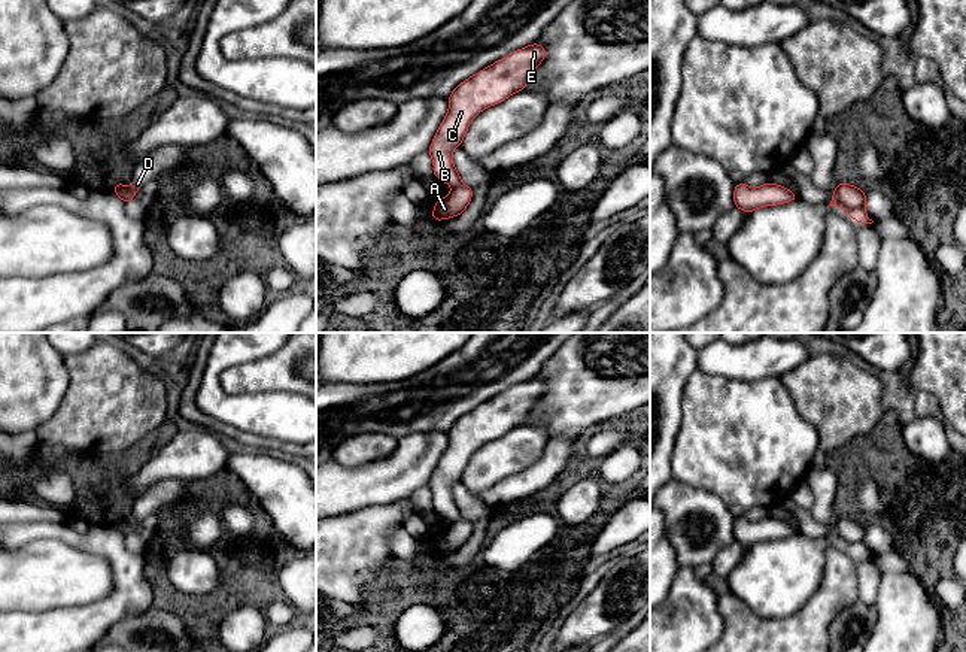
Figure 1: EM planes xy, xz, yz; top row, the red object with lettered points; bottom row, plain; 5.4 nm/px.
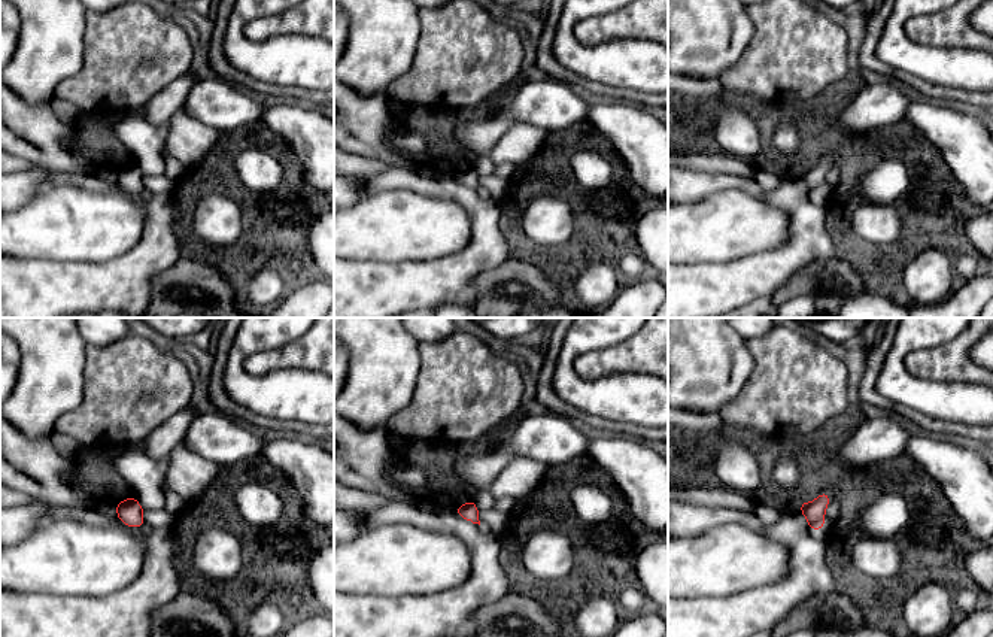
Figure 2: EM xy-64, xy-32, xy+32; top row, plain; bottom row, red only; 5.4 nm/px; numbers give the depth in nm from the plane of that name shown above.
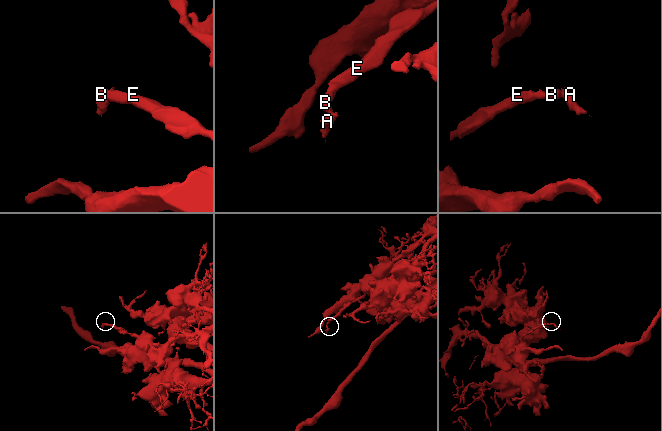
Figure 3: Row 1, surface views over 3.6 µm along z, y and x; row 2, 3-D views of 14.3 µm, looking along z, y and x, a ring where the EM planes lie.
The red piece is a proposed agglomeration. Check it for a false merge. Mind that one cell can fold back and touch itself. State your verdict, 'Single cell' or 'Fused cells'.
Fused cells

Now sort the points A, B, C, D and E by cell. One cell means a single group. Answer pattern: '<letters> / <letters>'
A D / B C E

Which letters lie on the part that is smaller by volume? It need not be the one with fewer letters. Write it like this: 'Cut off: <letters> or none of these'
Cut off: A, D

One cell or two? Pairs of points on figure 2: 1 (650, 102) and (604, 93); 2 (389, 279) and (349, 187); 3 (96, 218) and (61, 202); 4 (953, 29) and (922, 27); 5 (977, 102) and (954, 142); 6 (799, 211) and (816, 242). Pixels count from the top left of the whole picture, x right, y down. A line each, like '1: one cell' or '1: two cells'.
1: one cell
2: two cells
3: one cell
4: one cell
5: two cells
6: one cell

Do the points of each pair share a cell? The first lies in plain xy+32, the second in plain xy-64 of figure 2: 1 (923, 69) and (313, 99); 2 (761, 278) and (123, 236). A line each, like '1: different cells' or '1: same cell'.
1: different cells
2: different cells

